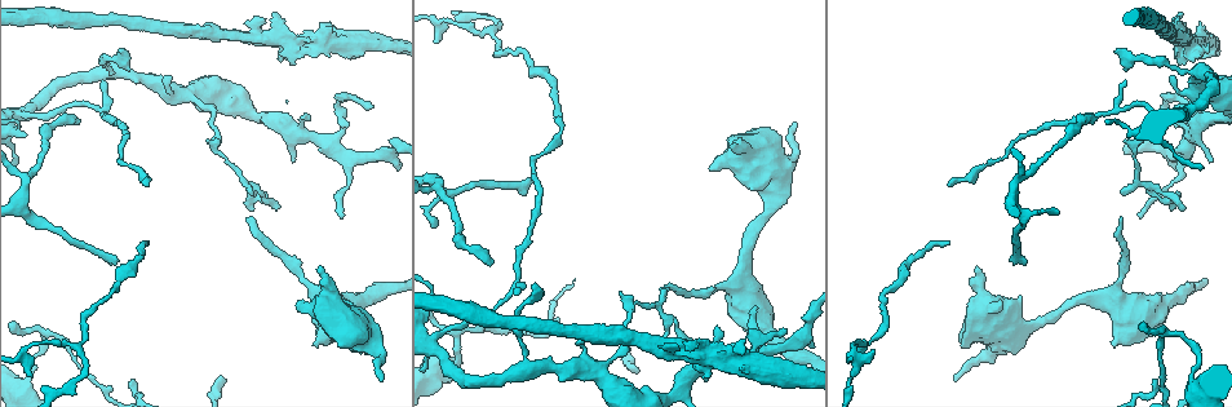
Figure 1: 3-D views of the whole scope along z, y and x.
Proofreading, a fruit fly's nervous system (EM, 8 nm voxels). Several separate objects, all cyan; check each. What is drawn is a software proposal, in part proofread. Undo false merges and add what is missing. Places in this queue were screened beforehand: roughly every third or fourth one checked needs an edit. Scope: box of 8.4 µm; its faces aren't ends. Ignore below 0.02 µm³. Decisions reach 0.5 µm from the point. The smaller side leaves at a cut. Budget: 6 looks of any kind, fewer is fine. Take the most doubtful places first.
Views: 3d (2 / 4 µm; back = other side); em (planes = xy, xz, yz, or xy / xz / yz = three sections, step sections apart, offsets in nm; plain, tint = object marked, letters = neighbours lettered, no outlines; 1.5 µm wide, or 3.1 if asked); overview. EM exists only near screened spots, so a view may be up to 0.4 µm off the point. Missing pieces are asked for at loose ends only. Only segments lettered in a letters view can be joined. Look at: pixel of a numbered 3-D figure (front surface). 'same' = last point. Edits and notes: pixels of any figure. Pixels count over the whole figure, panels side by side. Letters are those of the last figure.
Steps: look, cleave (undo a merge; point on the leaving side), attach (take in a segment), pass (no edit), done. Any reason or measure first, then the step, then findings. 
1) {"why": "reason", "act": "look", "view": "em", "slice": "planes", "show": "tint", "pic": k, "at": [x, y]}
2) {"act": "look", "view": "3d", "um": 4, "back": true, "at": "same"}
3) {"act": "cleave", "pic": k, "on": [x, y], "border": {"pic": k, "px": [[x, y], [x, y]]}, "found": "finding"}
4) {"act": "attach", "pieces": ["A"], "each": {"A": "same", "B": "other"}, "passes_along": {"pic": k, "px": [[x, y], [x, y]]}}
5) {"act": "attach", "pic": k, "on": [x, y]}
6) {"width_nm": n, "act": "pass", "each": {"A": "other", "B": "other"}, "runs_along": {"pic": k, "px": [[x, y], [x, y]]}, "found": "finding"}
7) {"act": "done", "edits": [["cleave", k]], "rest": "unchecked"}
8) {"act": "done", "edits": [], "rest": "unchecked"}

{"why": "free end", "act": "look", "view": "em", "slice": "xz", "step": 8, "show": "tint", "pic": 1, "at": [794, 124]}

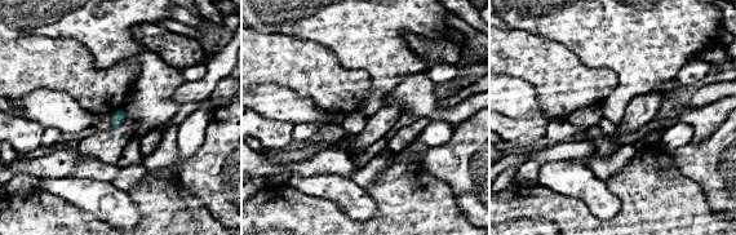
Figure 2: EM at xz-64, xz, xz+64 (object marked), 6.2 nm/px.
{"act": "look", "view": "em", "slice": "xy", "step": 8, "show": "letters", "at": "same"}

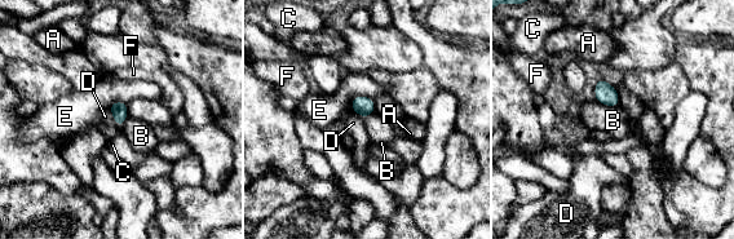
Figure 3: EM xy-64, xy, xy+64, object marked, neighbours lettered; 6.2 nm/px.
{"act": "pass", "each": {"A": "other", "B": "other", "C": "other", "D": "other", "E": "other", "F": "other"}, "found": "none of them fits"}

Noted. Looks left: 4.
{"why": "tapers out", "act": "look", "view": "3d", "um": 2, "pic": 1, "at": [946, 242]}

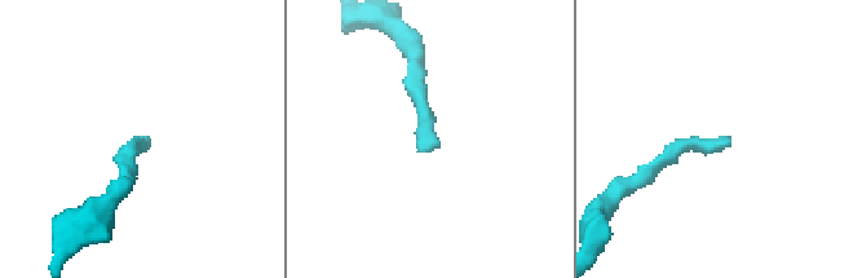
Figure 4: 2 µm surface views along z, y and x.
{"act": "look", "view": "em", "slice": "planes", "show": "letters", "pic": 4, "at": [422, 152]}

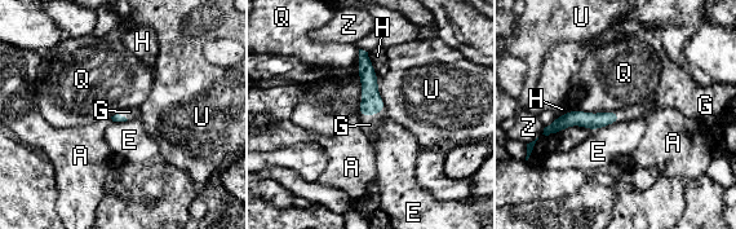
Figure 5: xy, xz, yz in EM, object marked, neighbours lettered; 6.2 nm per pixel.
{"longest_contact_nm": ["Q", 280], "act": "attach", "pieces": ["G"], "each": {"A": "other", "E": "other", "G": "same", "H": "other", "Q": "other", "U": "other", "Z": "other"}, "found": "the neuron continues"}

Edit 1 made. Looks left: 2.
{"act": "look", "view": "overview"}

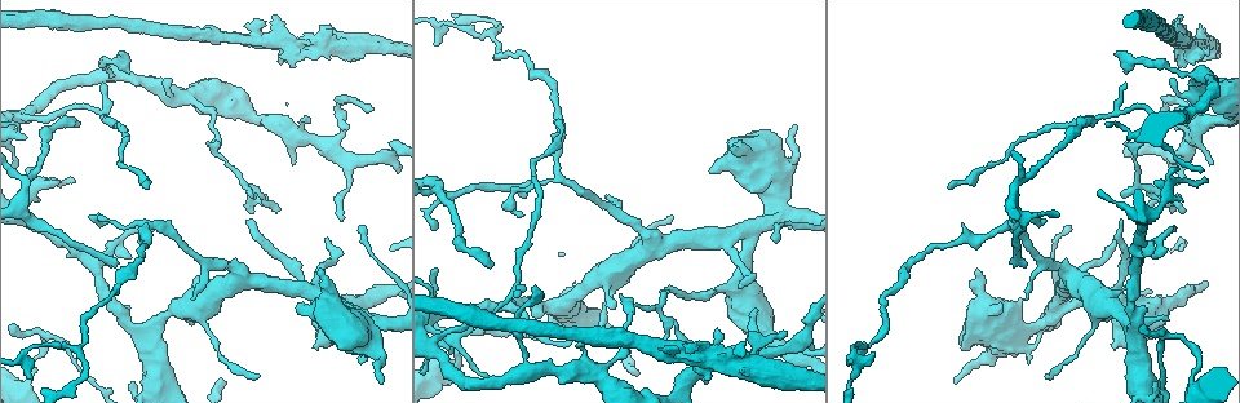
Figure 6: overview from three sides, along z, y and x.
{"why": "free end", "act": "look", "view": "em", "um": 3.1, "slice": "planes", "show": "letters", "pic": 6, "at": [1114, 346]}

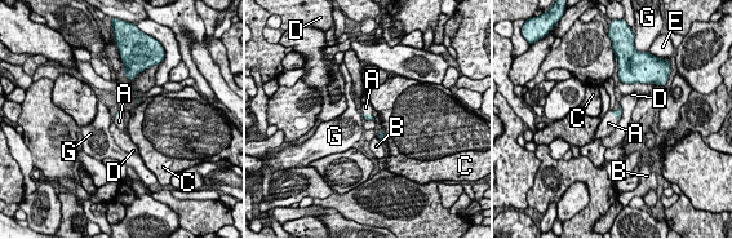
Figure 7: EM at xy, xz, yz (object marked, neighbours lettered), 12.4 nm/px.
{"longest_contact_nm": ["E", 360], "act": "attach", "pieces": ["A"], "each": {"A": "same", "B": "other", "C": "other", "D": "other", "E": "other", "G": "other"}, "passes_along": {"pic": 7, "px": [[617, 114], [612, 115], [608, 123]]}, "found": "it goes on there"}

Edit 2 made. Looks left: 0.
{"act": "done", "edits": [["attach", 5], ["attach", 7]], "rest": "unchecked"}

